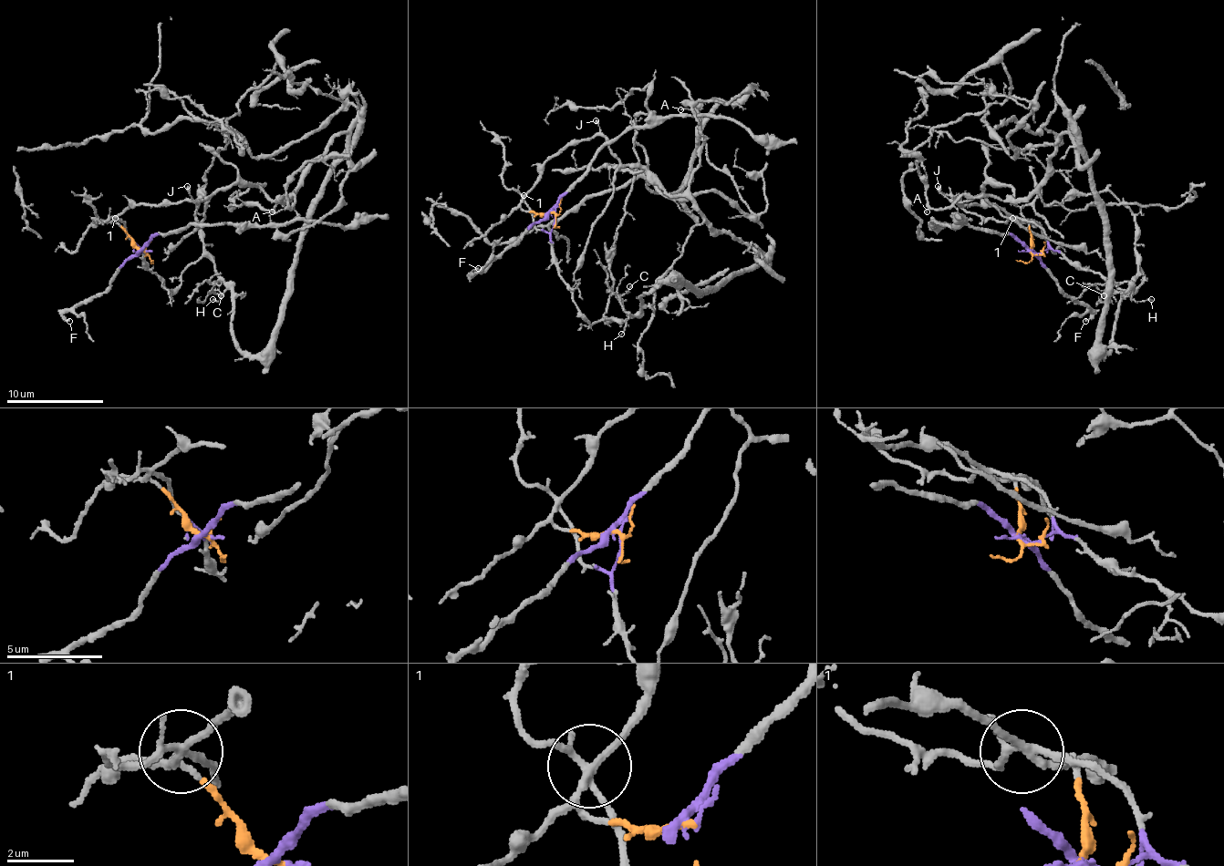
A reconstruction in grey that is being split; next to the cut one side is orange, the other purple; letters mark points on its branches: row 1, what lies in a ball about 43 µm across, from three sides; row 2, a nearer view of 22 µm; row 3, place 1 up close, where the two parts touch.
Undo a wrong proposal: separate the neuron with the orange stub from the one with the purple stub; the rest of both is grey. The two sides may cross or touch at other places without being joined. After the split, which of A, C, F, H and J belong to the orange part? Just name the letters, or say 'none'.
A, J

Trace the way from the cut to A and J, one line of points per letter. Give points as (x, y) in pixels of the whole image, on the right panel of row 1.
A: (1030, 250), (1025, 221), (996, 206), (952, 201), (1008, 184), (1012, 199), (964, 196), (928, 211)
J: (1030, 250), (1030, 225), (1025, 221), (1015, 221), (996, 206), (957, 203), (938, 186)

